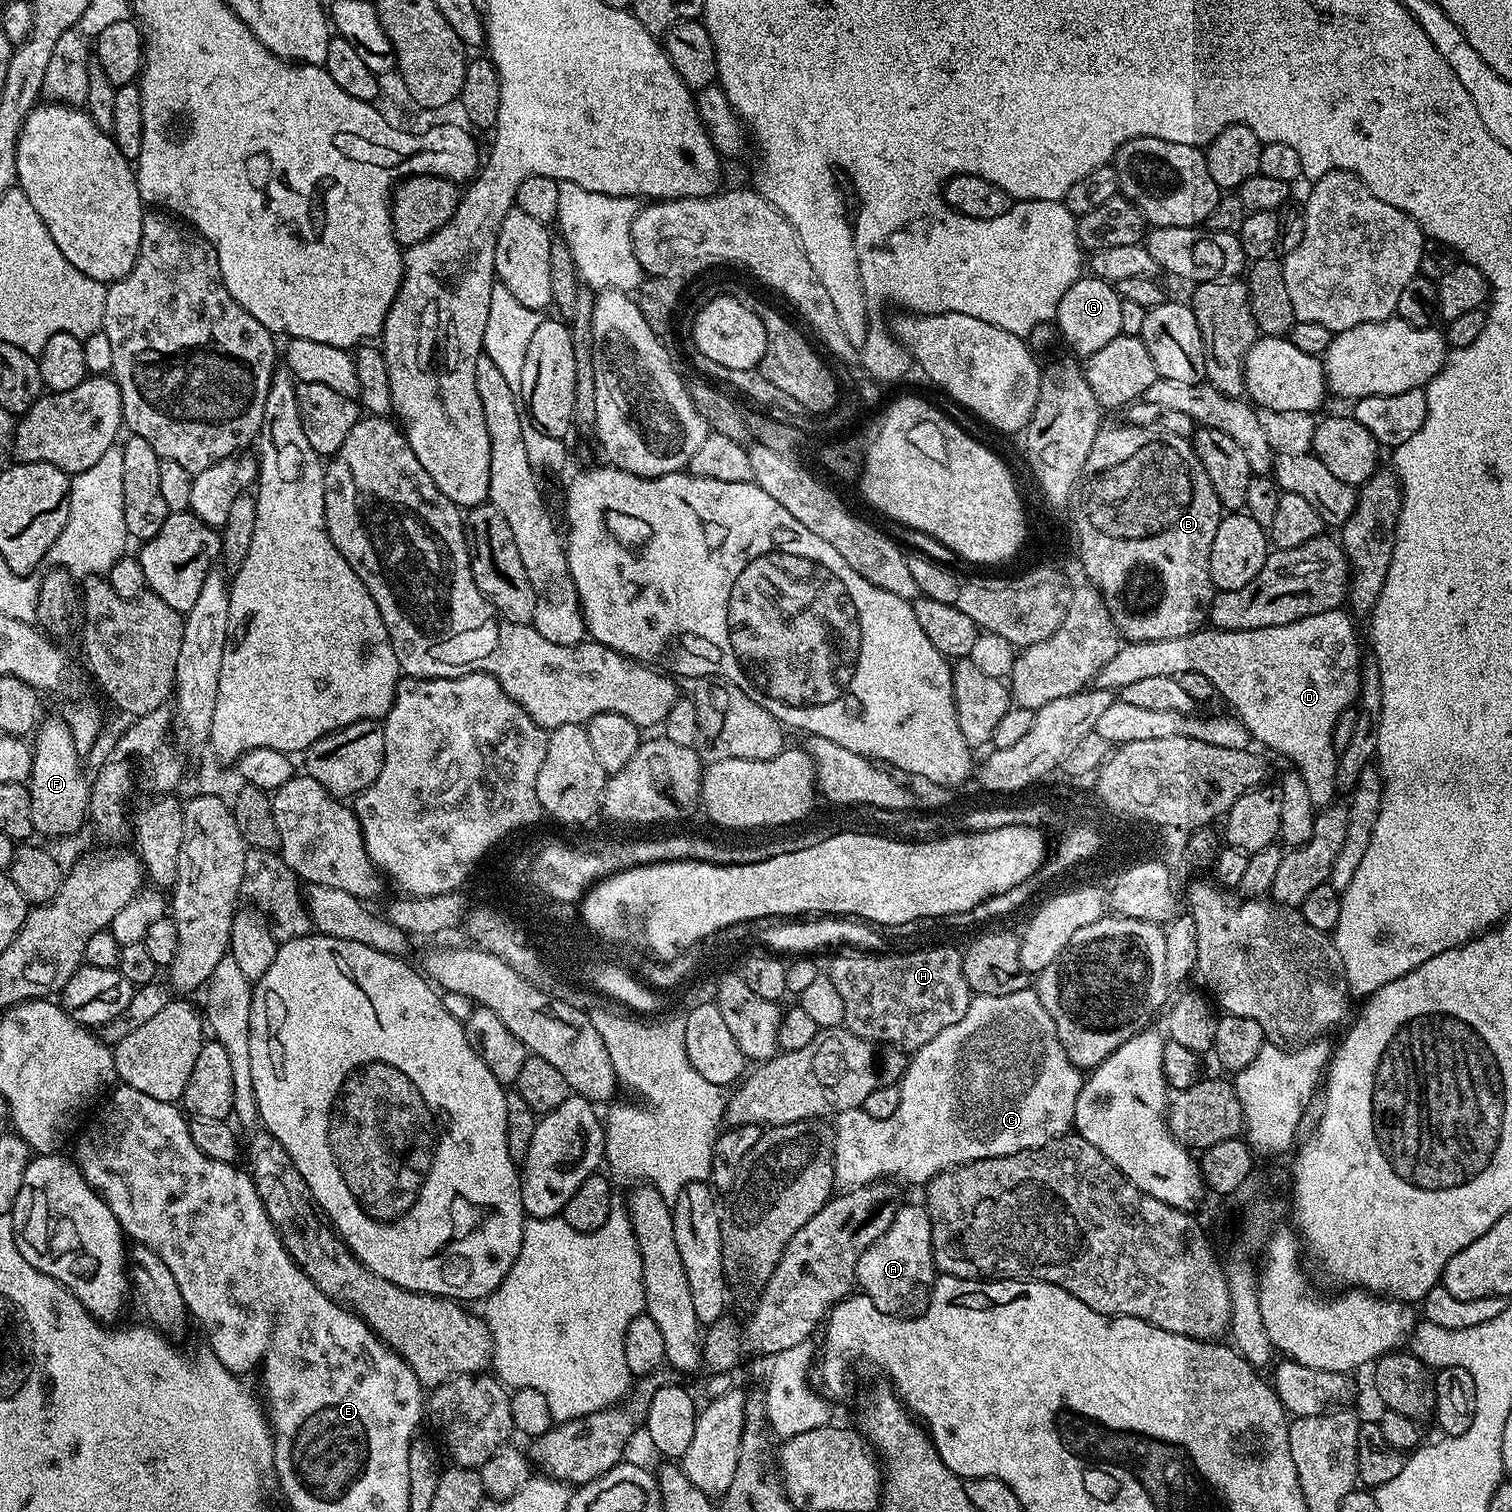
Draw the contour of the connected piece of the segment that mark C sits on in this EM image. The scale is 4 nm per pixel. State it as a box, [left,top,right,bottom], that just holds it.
[835,987,1081,1190]

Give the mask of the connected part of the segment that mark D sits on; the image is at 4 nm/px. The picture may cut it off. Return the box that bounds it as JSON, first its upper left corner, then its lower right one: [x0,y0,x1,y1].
[1094,610,1360,809]

